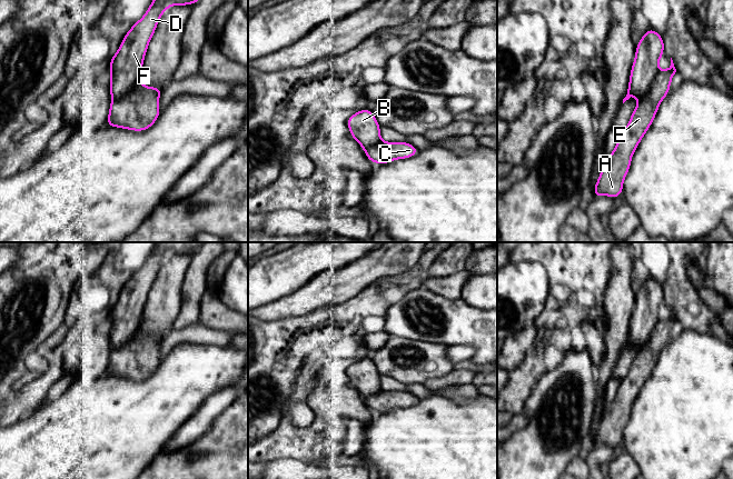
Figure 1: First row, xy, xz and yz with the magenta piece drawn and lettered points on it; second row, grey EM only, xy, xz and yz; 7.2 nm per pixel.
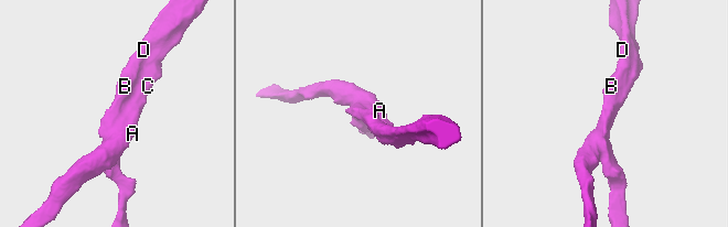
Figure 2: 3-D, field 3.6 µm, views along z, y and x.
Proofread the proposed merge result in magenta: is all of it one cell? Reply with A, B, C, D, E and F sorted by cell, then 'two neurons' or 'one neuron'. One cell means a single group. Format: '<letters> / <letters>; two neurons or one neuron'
A B C D E F; one neuron

